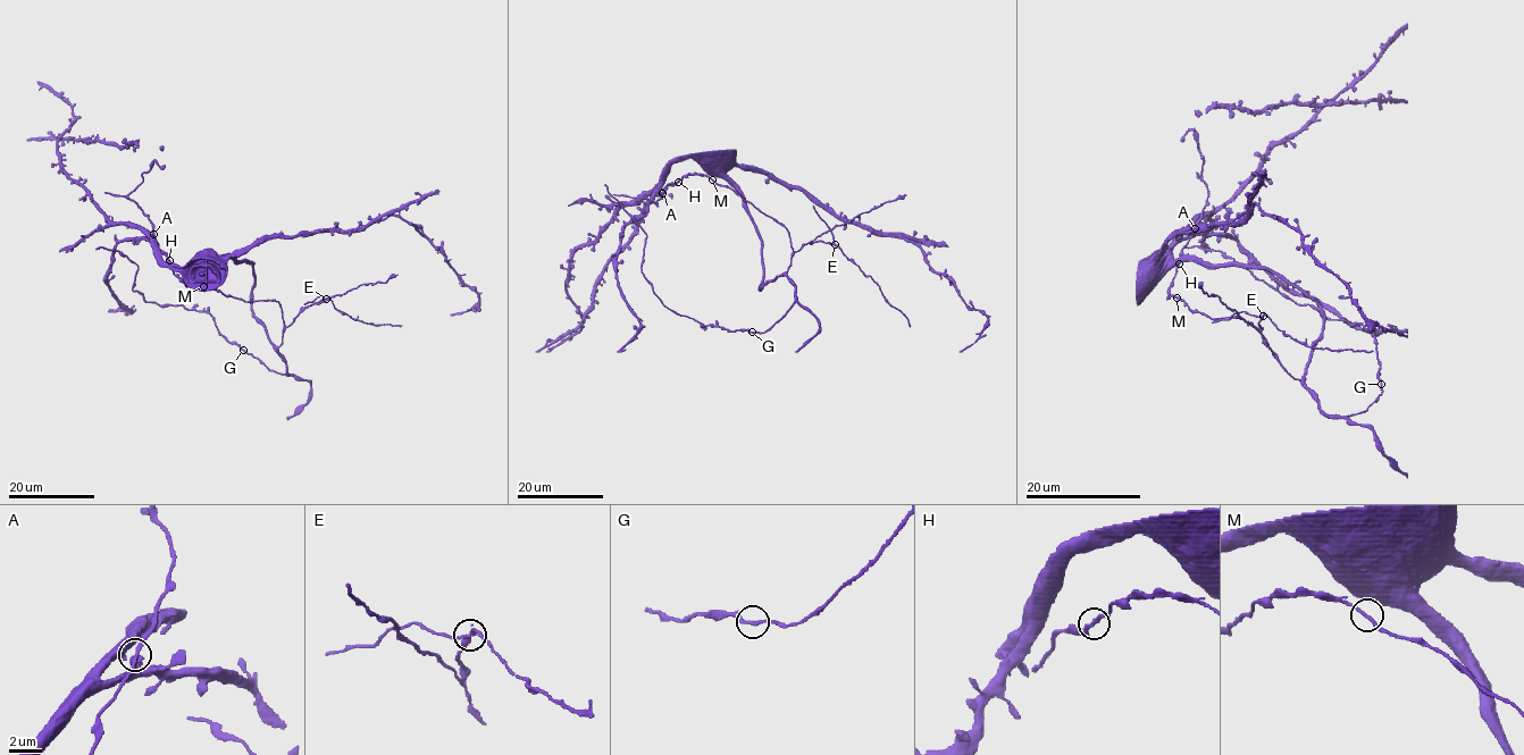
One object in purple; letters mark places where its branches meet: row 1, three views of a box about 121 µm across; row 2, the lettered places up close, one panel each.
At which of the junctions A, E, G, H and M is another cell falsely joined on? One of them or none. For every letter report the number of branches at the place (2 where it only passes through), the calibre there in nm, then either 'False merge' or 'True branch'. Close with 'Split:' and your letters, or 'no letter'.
A: Branches: 3. Thickness 220 nm. True branch
E: Branches: 3. Thickness 200 nm. False merge
G: Branches: 2. Thickness 200 nm. True branch
H: Branches: 2. Thickness 200 nm. True branch
M: Branches: 2. Thickness 220 nm. True branch
Split: E

